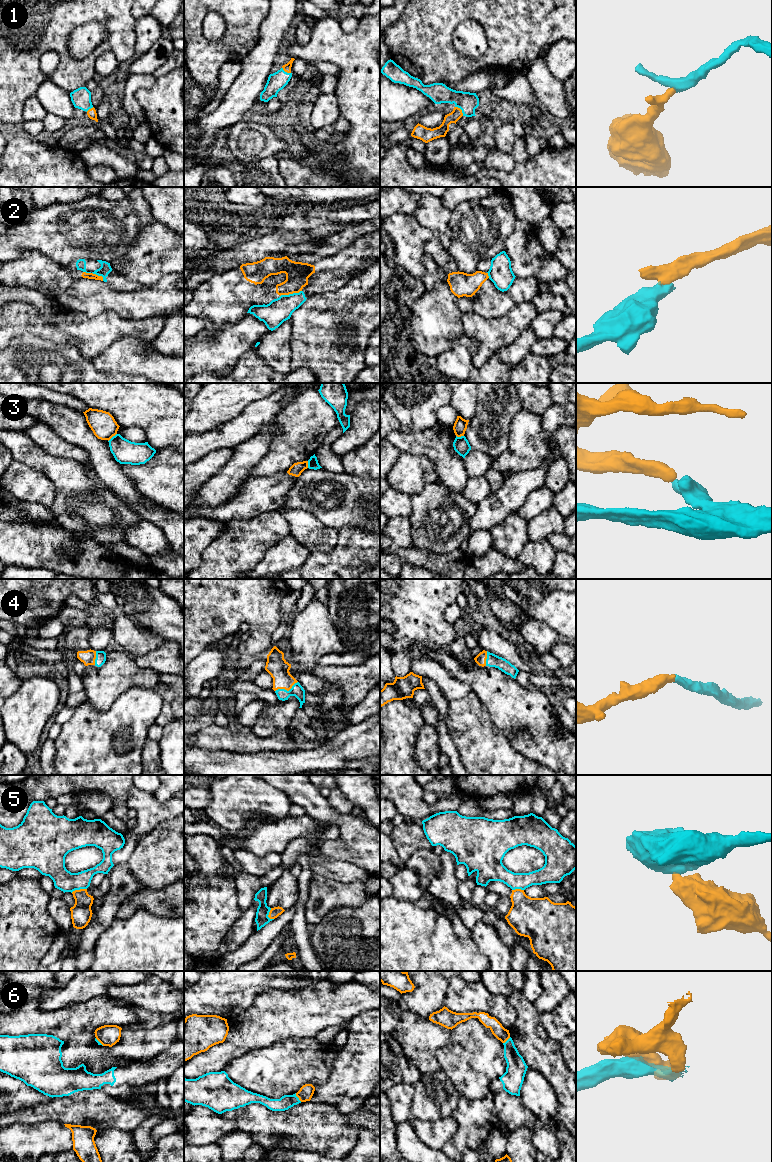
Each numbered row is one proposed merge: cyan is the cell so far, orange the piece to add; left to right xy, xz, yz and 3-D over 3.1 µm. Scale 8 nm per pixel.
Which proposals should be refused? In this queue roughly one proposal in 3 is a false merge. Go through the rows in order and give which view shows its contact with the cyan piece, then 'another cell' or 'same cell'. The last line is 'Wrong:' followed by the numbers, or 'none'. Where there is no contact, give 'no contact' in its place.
1: contact in yz; same cell
2: contact in xz; another cell
3: contact in xy; another cell
4: contact in xz; same cell
5: contact in xy; another cell
6: contact in xz; another cell
Wrong: 2, 3, 5, 6

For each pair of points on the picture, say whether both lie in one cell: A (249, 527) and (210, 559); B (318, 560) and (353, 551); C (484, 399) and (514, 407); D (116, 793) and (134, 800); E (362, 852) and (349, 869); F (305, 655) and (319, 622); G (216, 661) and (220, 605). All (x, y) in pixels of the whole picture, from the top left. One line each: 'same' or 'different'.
A: same
B: same
C: same
D: different
E: different
F: same
G: different

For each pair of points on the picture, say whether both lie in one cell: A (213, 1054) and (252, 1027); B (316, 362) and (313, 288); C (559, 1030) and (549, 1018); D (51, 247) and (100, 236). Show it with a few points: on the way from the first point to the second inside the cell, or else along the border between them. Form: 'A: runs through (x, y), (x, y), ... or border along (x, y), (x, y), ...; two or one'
A: runs through (223, 1053), (228, 1051), (242, 1037); one
B: border along (336, 289), (312, 294), (307, 298); two
C: runs through (556, 1028), (550, 1021); one
D: runs through (63, 236), (88, 236); one

